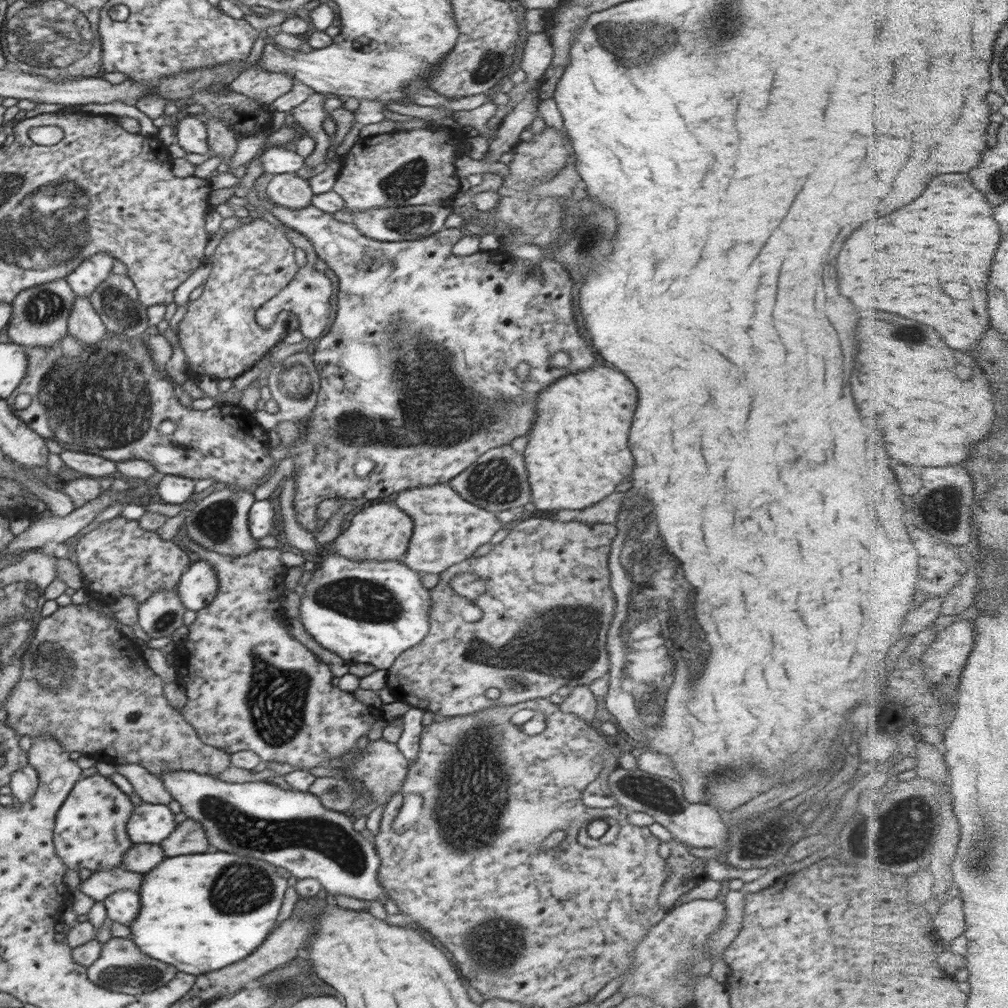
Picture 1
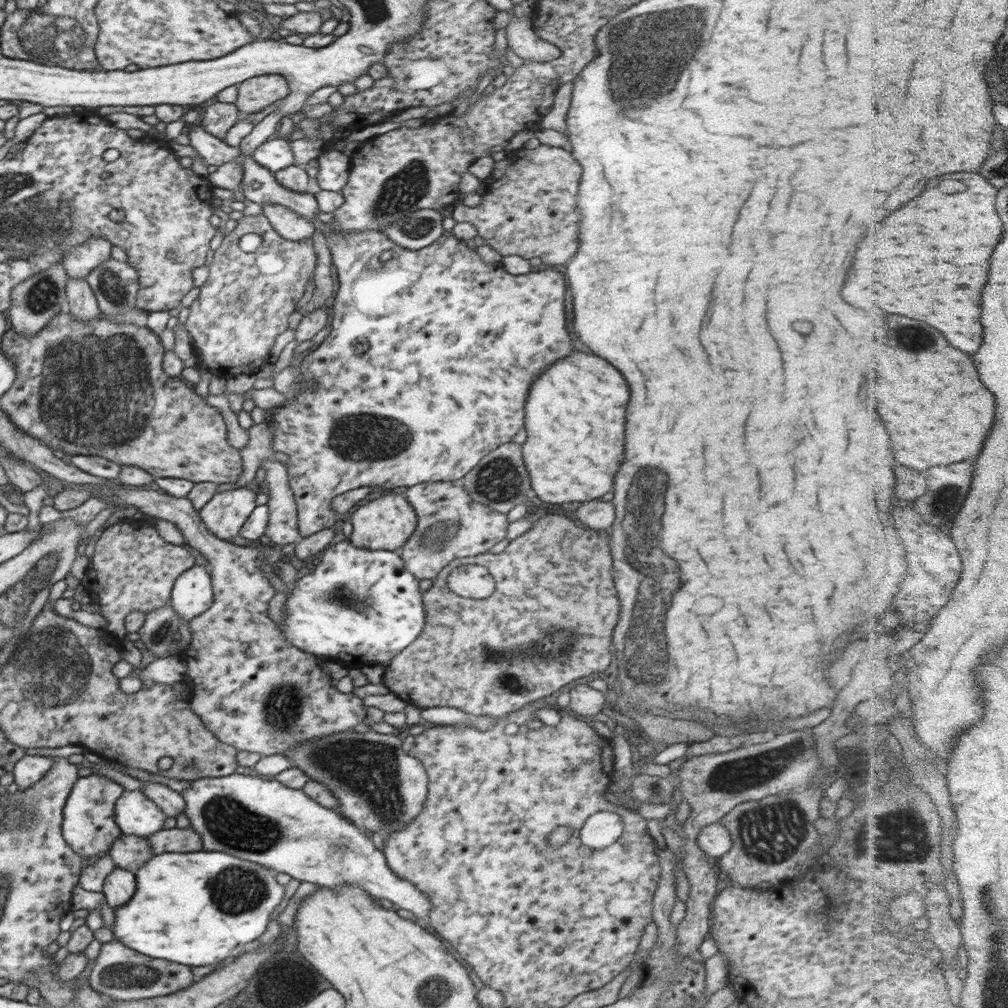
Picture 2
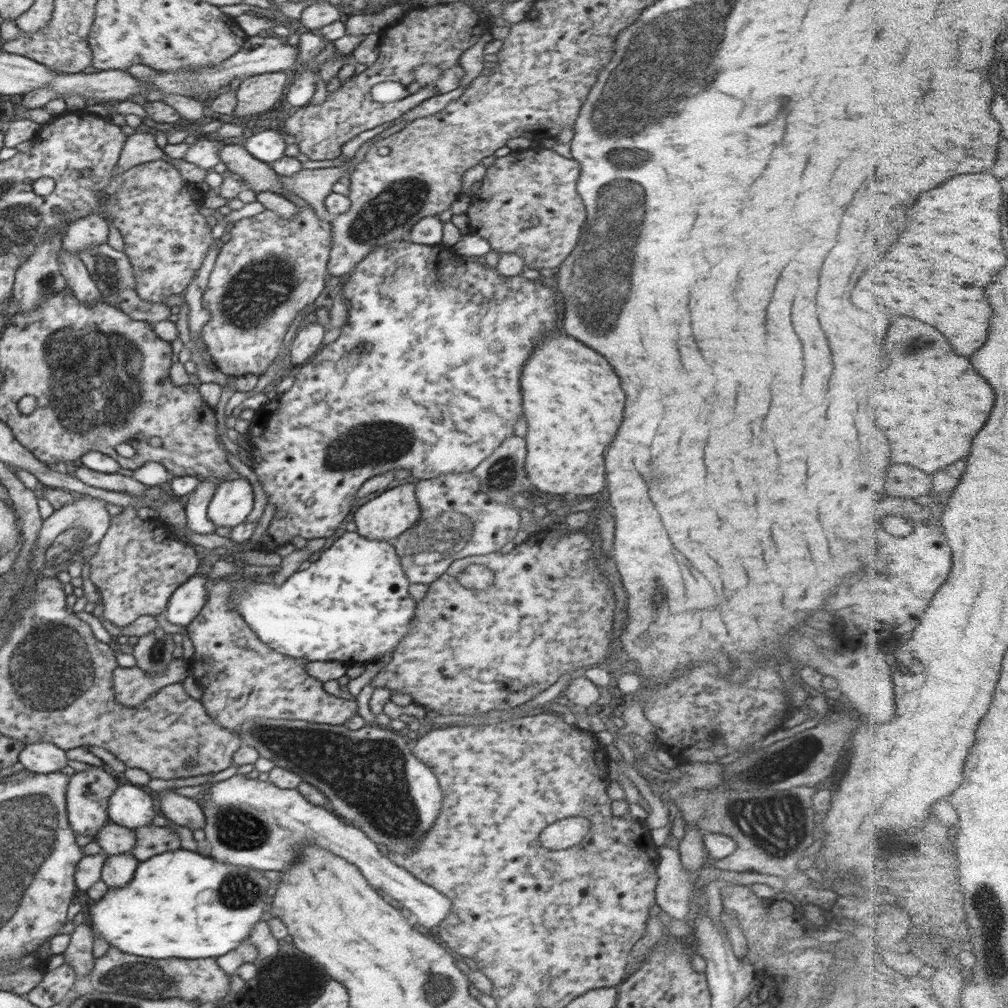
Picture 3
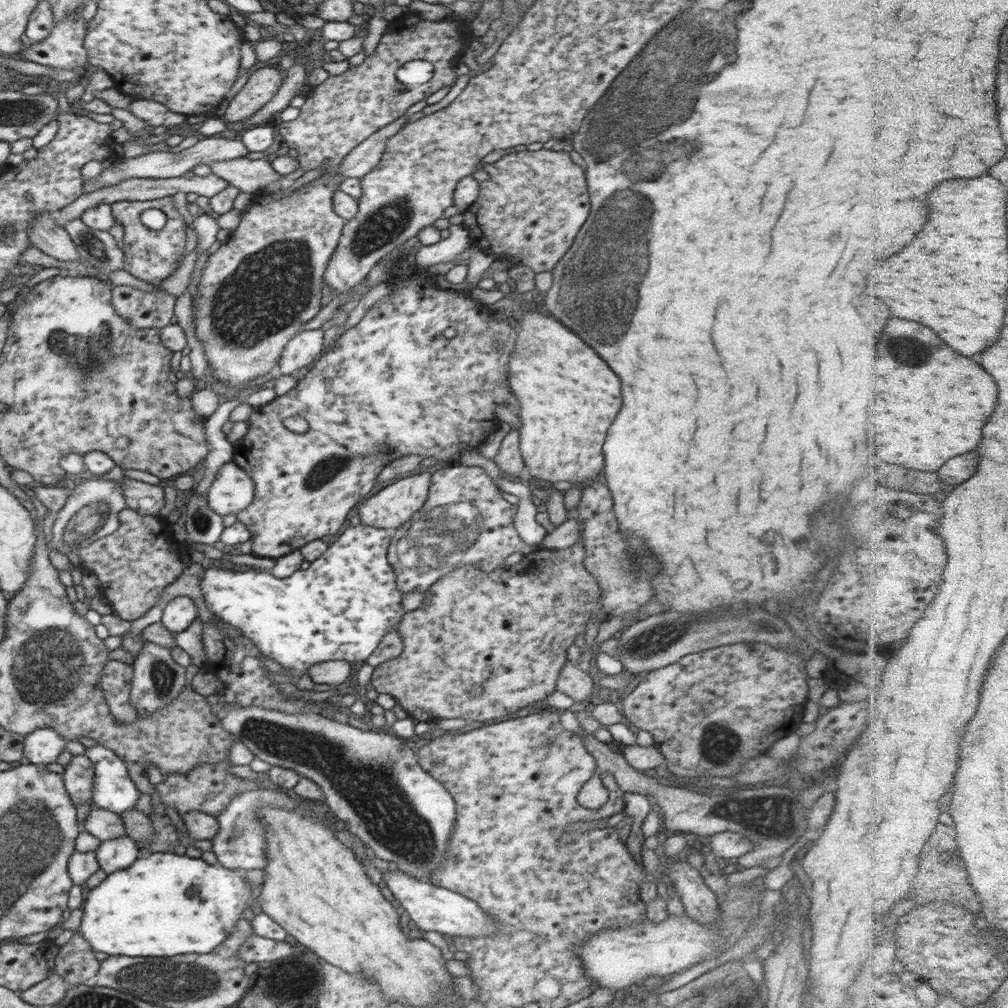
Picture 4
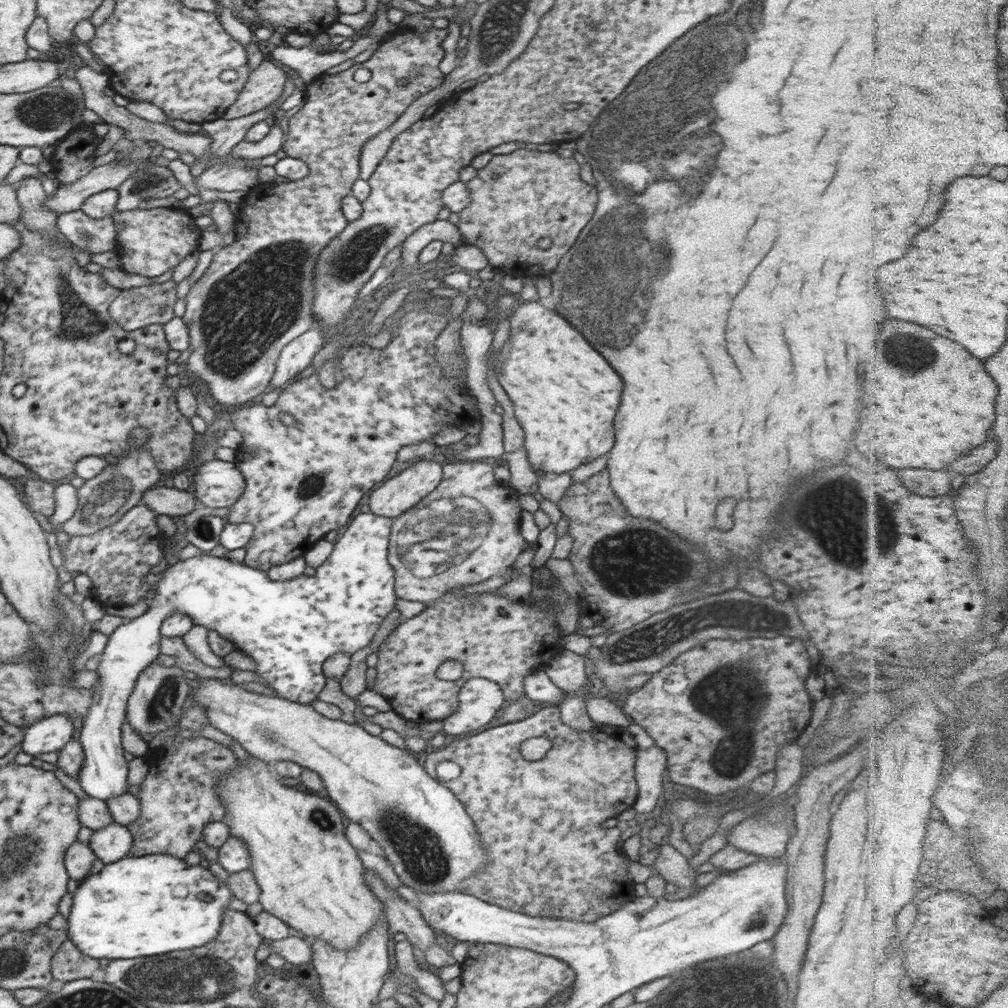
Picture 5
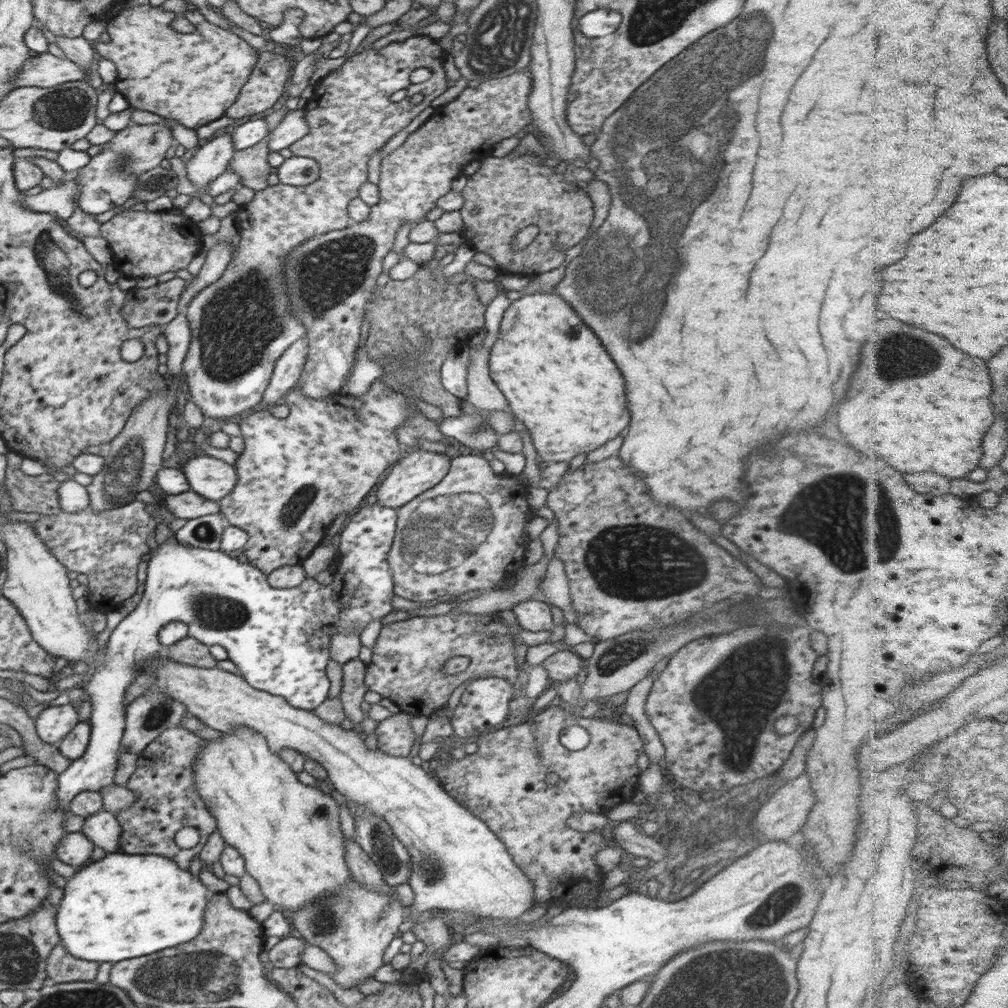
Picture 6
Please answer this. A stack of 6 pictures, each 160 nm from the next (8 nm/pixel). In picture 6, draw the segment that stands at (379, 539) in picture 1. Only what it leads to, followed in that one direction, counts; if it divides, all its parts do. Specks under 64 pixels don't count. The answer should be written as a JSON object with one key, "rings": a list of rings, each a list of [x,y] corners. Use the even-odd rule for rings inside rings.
{"rings":[[[420,449],[404,457],[398,464],[392,466],[392,470],[376,490],[377,503],[390,508],[399,509],[419,494],[434,488],[450,470],[452,454],[434,453]]]}

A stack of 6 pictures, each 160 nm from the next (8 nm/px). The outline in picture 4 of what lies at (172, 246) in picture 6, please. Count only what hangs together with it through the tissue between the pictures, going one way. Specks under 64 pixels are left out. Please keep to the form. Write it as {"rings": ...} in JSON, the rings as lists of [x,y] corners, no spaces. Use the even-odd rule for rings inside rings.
{"rings":[[[172,196],[150,200],[150,208],[158,208],[166,215],[166,225],[162,229],[152,230],[143,225],[140,214],[134,208],[134,202],[118,201],[112,204],[114,218],[123,224],[124,229],[124,240],[121,244],[124,254],[123,269],[133,277],[158,286],[179,268],[178,261],[182,260],[186,248],[186,218],[174,205]]]}

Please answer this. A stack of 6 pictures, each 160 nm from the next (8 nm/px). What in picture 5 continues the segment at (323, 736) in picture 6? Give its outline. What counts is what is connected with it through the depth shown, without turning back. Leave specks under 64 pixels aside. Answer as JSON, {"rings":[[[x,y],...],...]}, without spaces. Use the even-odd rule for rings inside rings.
{"rings":[[[202,678],[194,691],[194,700],[205,708],[209,724],[240,743],[252,757],[268,764],[291,761],[320,775],[330,802],[341,810],[347,822],[358,822],[364,828],[380,846],[399,880],[416,892],[461,892],[461,884],[470,875],[488,868],[488,859],[482,848],[485,845],[480,844],[477,828],[464,805],[420,766],[416,755],[407,754],[381,737],[368,734],[358,724],[328,719],[309,704],[246,691],[241,685],[223,683],[223,679]]]}

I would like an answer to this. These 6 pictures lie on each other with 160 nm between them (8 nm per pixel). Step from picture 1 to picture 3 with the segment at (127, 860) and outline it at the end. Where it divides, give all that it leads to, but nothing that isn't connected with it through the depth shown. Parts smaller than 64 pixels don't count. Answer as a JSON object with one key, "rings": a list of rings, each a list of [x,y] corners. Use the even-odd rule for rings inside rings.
{"rings":[[[109,821],[99,830],[96,841],[105,856],[112,856],[131,852],[136,845],[136,835],[133,829]]]}

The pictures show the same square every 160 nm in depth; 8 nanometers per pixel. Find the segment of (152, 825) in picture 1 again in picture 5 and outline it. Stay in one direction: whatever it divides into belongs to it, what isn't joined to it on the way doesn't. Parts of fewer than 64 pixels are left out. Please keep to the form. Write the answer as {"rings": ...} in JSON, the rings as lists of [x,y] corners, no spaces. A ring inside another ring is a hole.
{"rings":[[[359,513],[350,524],[347,524],[342,530],[344,534],[340,536],[340,540],[334,543],[333,551],[330,556],[320,565],[317,566],[316,573],[313,576],[300,575],[292,580],[285,580],[278,582],[275,580],[270,580],[267,571],[261,571],[257,568],[252,568],[250,565],[244,564],[242,562],[237,562],[224,557],[214,557],[206,555],[199,555],[198,557],[192,557],[190,559],[181,560],[174,565],[168,565],[166,571],[162,571],[162,579],[160,583],[156,584],[148,596],[148,609],[140,617],[135,617],[134,619],[126,620],[124,624],[116,627],[113,633],[110,634],[107,645],[103,651],[102,661],[98,665],[96,672],[99,674],[99,679],[93,690],[93,703],[91,704],[90,710],[87,712],[87,716],[84,718],[84,726],[82,726],[82,732],[80,732],[80,744],[84,752],[84,765],[82,769],[78,771],[78,784],[82,791],[92,798],[96,798],[102,801],[110,801],[112,798],[120,797],[128,793],[128,782],[127,776],[129,774],[129,762],[126,762],[124,758],[124,750],[122,743],[122,724],[126,720],[127,716],[127,700],[134,690],[134,685],[138,675],[146,668],[149,664],[156,661],[158,656],[160,656],[160,641],[161,641],[161,624],[166,617],[169,617],[171,612],[177,612],[189,616],[193,620],[194,625],[200,625],[206,627],[208,630],[216,630],[218,634],[226,640],[234,644],[234,648],[248,656],[251,656],[256,662],[255,672],[260,676],[260,678],[266,682],[267,686],[273,688],[277,693],[278,697],[283,699],[291,700],[292,702],[298,704],[308,705],[309,702],[316,700],[320,691],[324,688],[327,677],[323,675],[323,662],[330,658],[333,654],[337,652],[345,652],[346,654],[353,655],[355,652],[366,648],[374,634],[378,632],[378,628],[382,624],[382,621],[396,606],[396,593],[395,593],[395,572],[391,567],[389,560],[387,559],[387,554],[389,551],[389,538],[393,532],[393,522],[394,520],[386,518],[384,516],[378,516],[378,514],[370,513]]]}

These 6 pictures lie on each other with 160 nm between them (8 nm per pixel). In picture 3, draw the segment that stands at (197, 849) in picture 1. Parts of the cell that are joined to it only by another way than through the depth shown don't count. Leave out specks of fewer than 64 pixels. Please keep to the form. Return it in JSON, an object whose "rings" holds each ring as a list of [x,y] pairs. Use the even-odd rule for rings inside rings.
{"rings":[[[151,823],[134,829],[134,832],[136,845],[131,854],[138,863],[180,848],[180,837],[169,827],[158,827]]]}

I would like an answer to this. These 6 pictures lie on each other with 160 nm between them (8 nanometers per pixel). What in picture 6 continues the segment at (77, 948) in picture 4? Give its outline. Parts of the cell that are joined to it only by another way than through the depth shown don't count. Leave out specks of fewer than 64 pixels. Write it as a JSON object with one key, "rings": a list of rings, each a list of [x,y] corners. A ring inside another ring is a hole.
{"rings":[[[56,945],[47,958],[46,972],[49,983],[94,981],[99,962],[74,958],[66,952],[64,945]]]}

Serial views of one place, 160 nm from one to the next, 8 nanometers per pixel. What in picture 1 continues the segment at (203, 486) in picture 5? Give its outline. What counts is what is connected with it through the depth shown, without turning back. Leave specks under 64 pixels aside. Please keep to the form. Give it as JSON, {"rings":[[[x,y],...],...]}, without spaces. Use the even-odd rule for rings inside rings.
{"rings":[[[236,487],[213,491],[194,503],[183,520],[186,537],[208,550],[226,556],[246,556],[259,548],[249,532],[249,510],[255,503],[254,495]]]}

